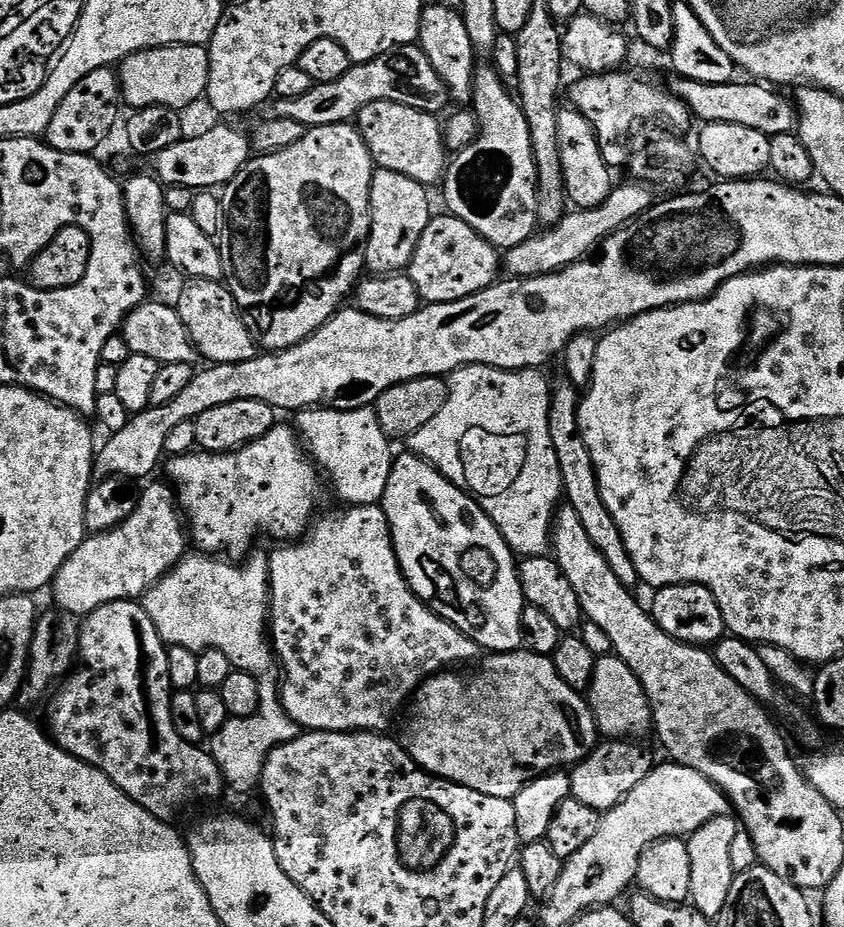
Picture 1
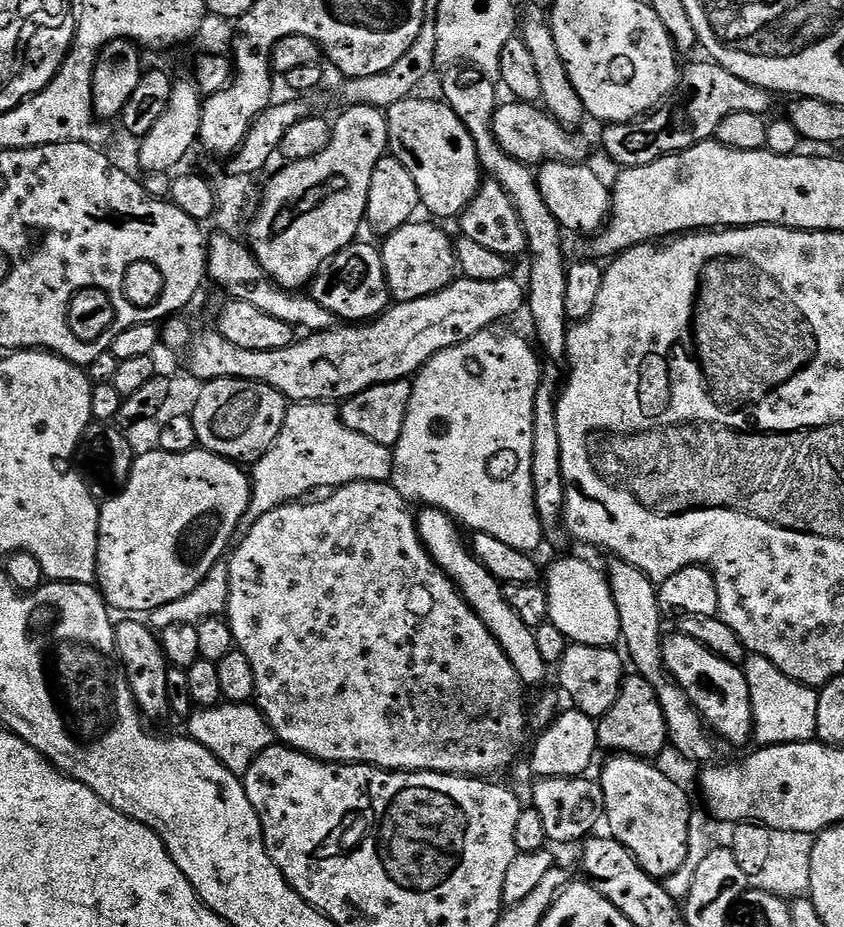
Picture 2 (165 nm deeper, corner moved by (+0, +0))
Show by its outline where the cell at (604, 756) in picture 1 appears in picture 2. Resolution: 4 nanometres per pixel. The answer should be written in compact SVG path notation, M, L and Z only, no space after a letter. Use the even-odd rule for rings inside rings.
M638 674L625 675L624 684L618 694L618 702L606 715L599 717L594 728L594 740L605 748L608 754L627 754L641 758L656 758L669 743L668 727L662 714L662 706L658 694L654 694L654 686L646 682Z

